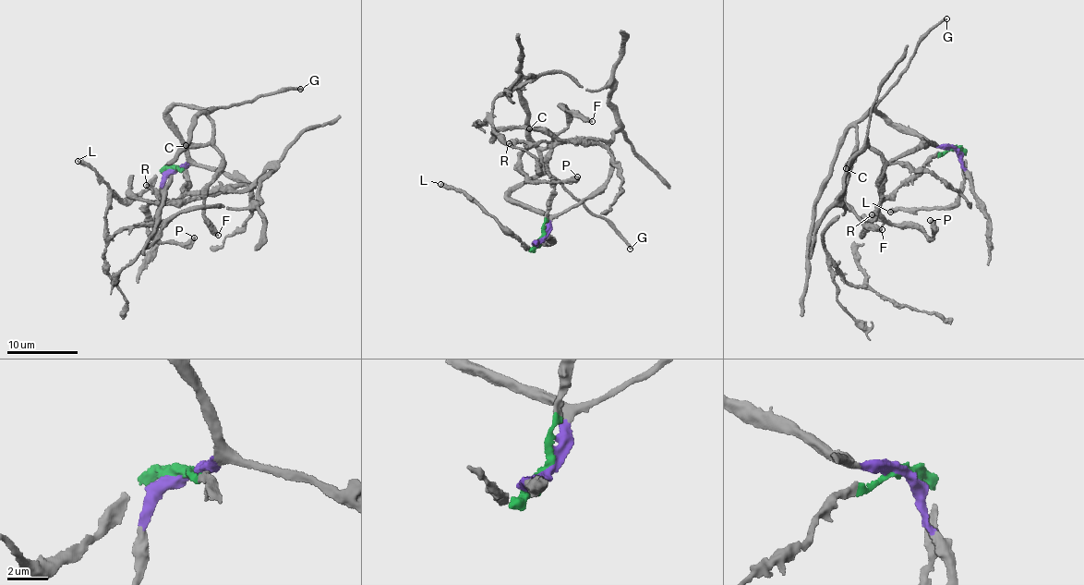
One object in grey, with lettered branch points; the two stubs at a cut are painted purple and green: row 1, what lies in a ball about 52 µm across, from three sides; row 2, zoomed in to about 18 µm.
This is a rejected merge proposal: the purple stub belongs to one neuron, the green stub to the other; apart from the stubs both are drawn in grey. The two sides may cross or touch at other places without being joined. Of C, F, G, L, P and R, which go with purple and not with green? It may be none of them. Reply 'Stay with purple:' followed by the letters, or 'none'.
Stay with purple: C, F, G

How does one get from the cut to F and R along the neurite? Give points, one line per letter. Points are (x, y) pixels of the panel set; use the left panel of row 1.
F: (174, 169), (187, 155), (169, 112), (181, 104), (209, 110), (213, 147), (222, 165), (203, 209), (218, 235)
R: (174, 167), (181, 167), (186, 182), (189, 183), (184, 187), (186, 193), (167, 199), (158, 197), (146, 185)

